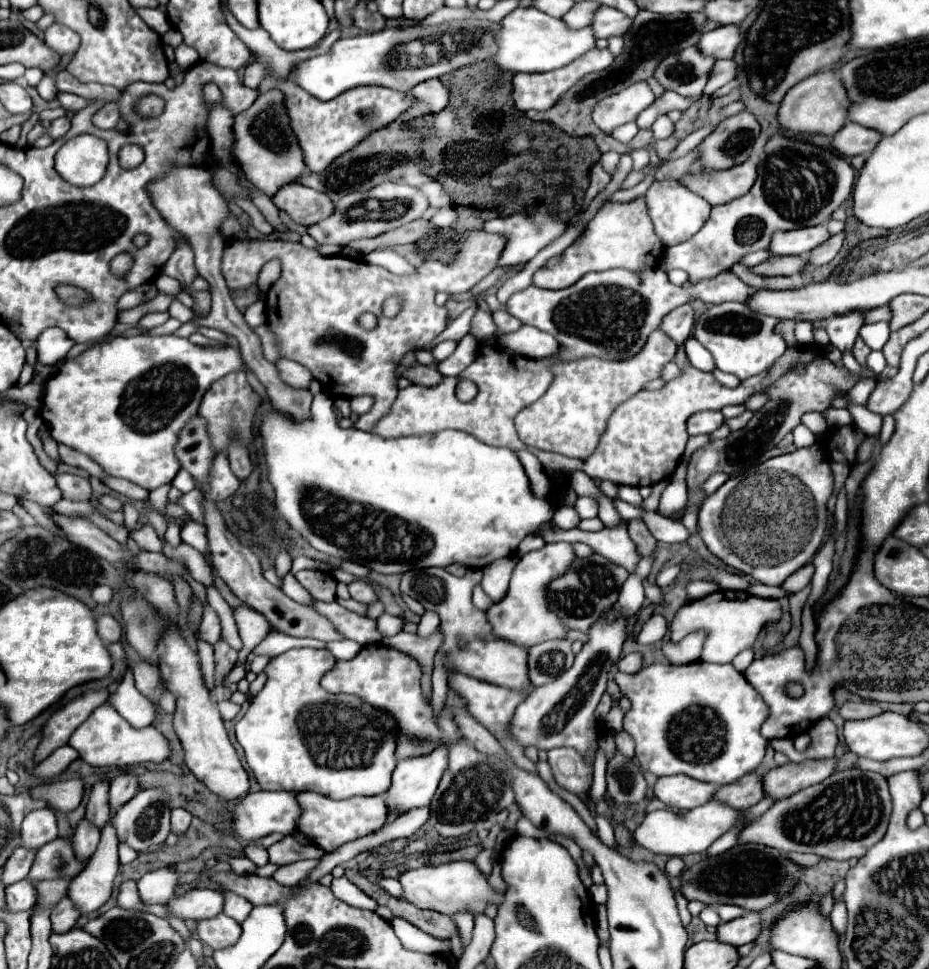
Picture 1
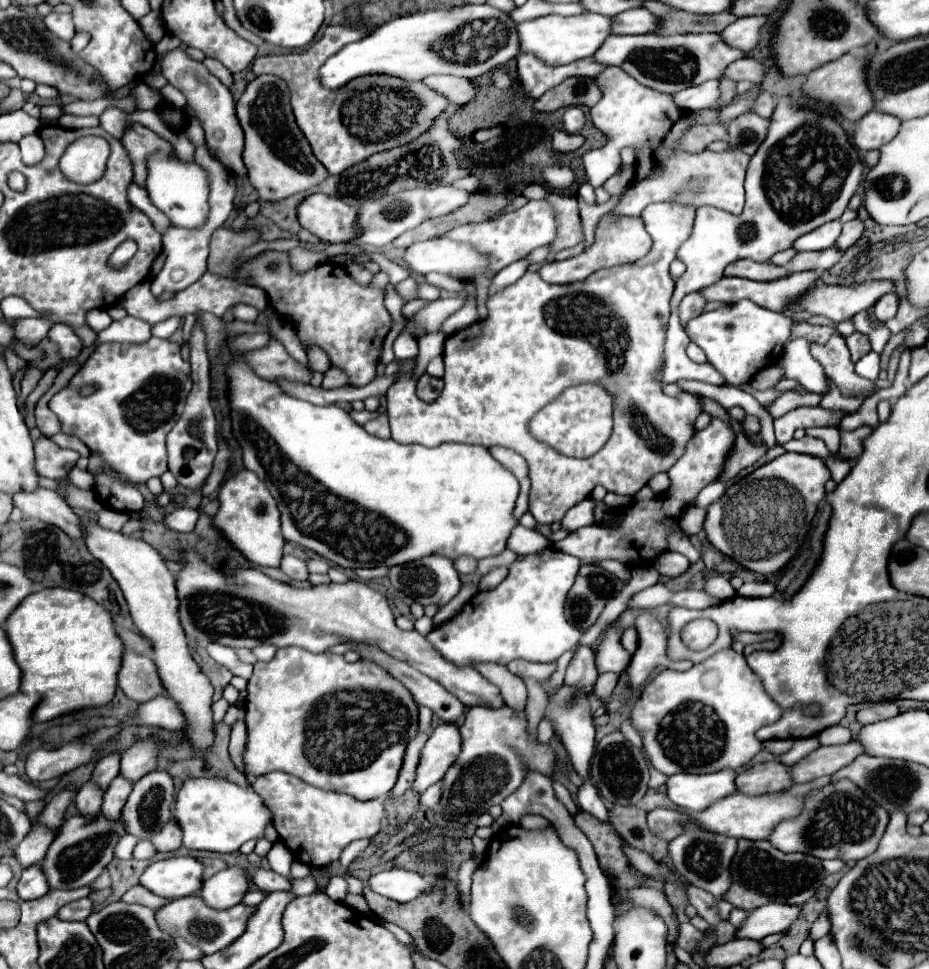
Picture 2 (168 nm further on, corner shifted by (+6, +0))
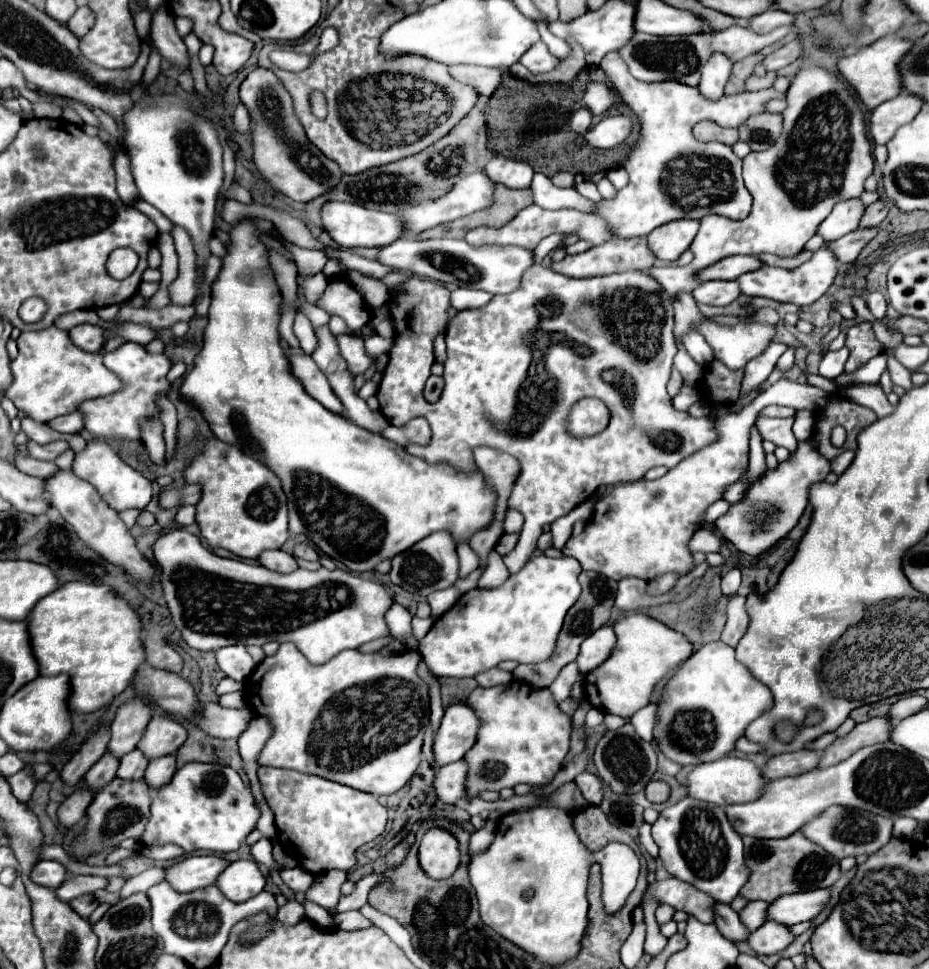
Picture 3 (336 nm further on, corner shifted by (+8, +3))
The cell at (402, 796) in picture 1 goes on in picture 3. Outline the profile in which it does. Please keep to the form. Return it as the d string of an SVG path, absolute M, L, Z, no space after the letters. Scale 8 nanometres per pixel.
M448 706L434 738L434 768L442 768L464 758L468 748L476 742L478 726L478 718L470 706Z

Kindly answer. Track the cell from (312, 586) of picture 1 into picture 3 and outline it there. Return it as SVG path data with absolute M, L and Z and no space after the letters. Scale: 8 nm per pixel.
M266 550L260 554L258 562L274 572L282 572L282 574L290 574L298 568L298 562L292 554L284 552L284 550Z

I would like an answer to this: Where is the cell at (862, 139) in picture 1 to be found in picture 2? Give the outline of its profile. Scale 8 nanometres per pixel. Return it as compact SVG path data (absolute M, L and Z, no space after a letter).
M870 111L868 115L864 115L864 119L856 121L852 141L860 151L880 149L884 143L888 143L898 135L900 125L902 121L894 115L886 115L882 111Z

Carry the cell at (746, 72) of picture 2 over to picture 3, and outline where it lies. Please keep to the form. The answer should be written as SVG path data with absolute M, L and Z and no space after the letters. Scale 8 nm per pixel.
M794 40L794 42L786 44L786 46L782 46L780 50L768 54L766 58L762 58L760 64L762 64L768 72L774 72L774 70L780 70L780 68L792 64L792 62L800 56L800 52L802 52L802 44L800 44L798 40Z

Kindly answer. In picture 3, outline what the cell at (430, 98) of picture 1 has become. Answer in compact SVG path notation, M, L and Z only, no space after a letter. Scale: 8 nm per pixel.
M450 66L450 76L462 84L476 88L480 98L488 100L494 90L502 83L502 74L506 70L486 68L486 66Z

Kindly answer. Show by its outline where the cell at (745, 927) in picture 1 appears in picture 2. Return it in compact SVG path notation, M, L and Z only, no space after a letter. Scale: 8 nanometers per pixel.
M768 903L748 915L742 927L736 931L738 937L746 939L764 939L772 933L786 931L796 917L800 915L802 905L786 905L786 903Z

